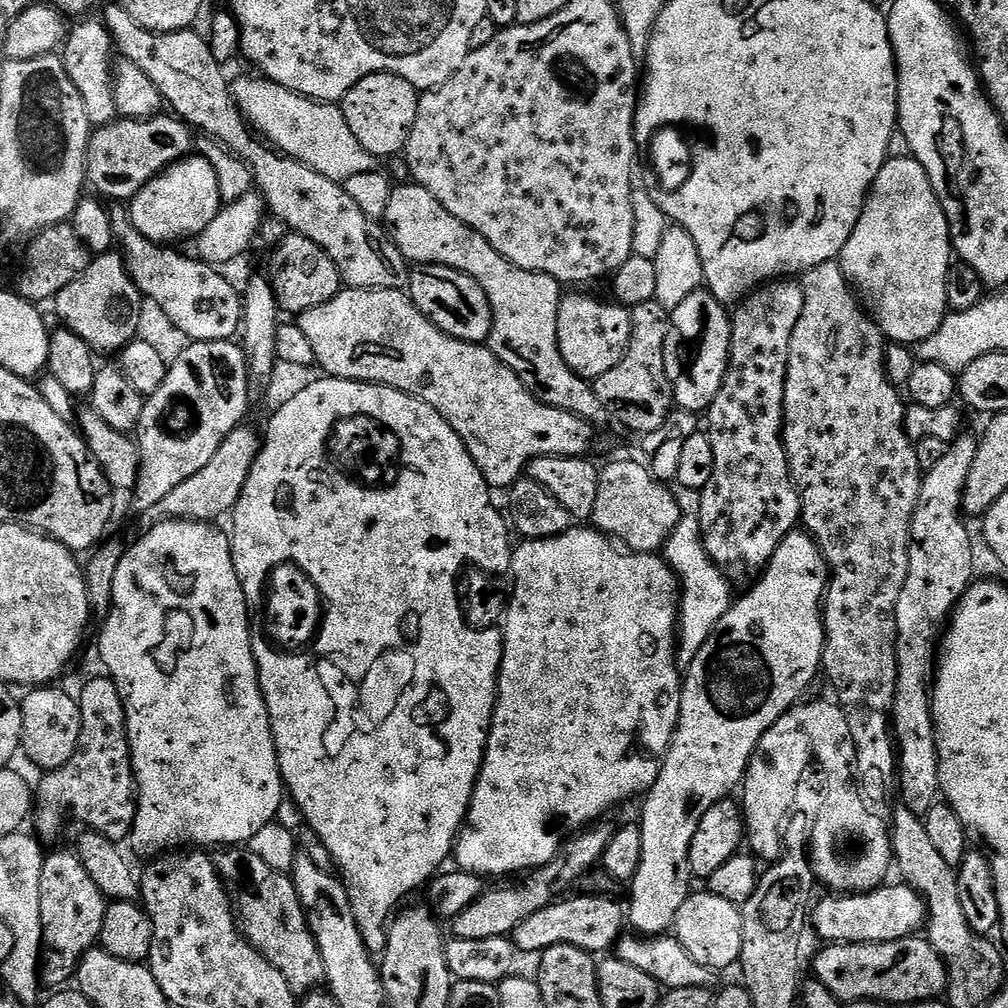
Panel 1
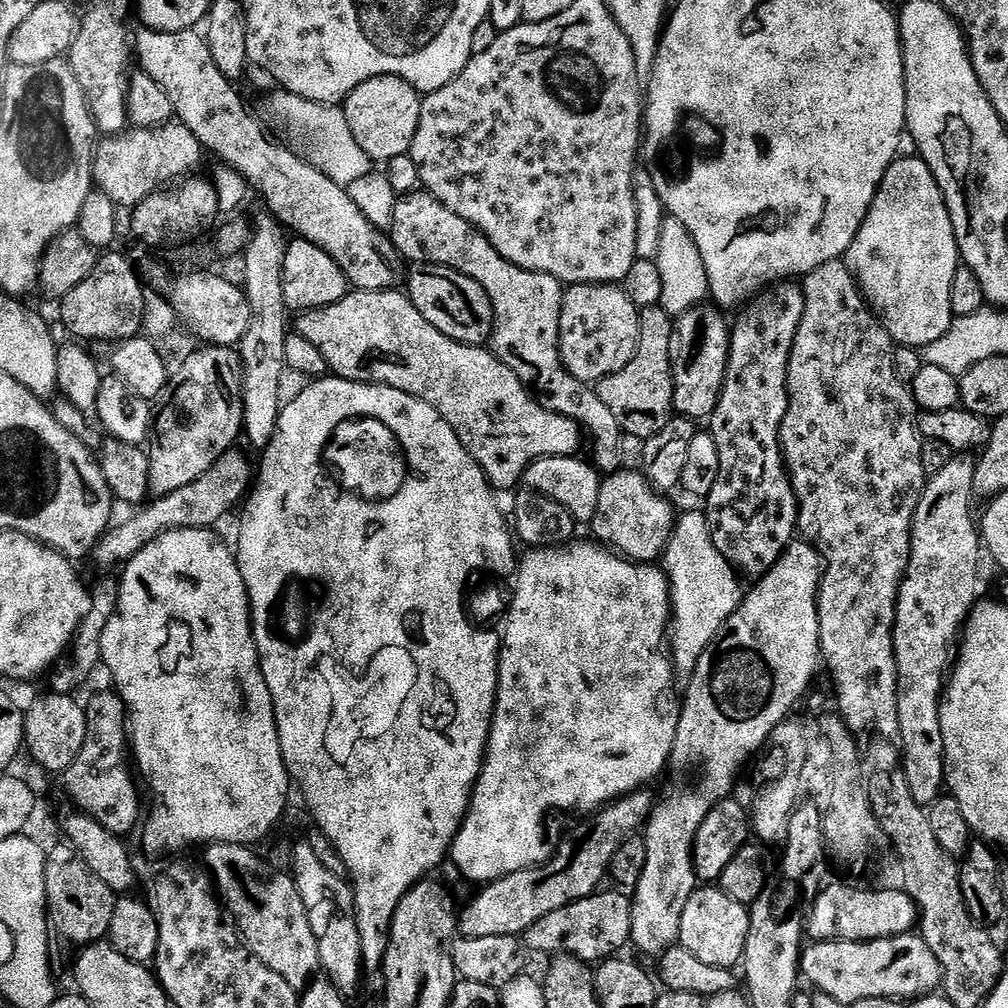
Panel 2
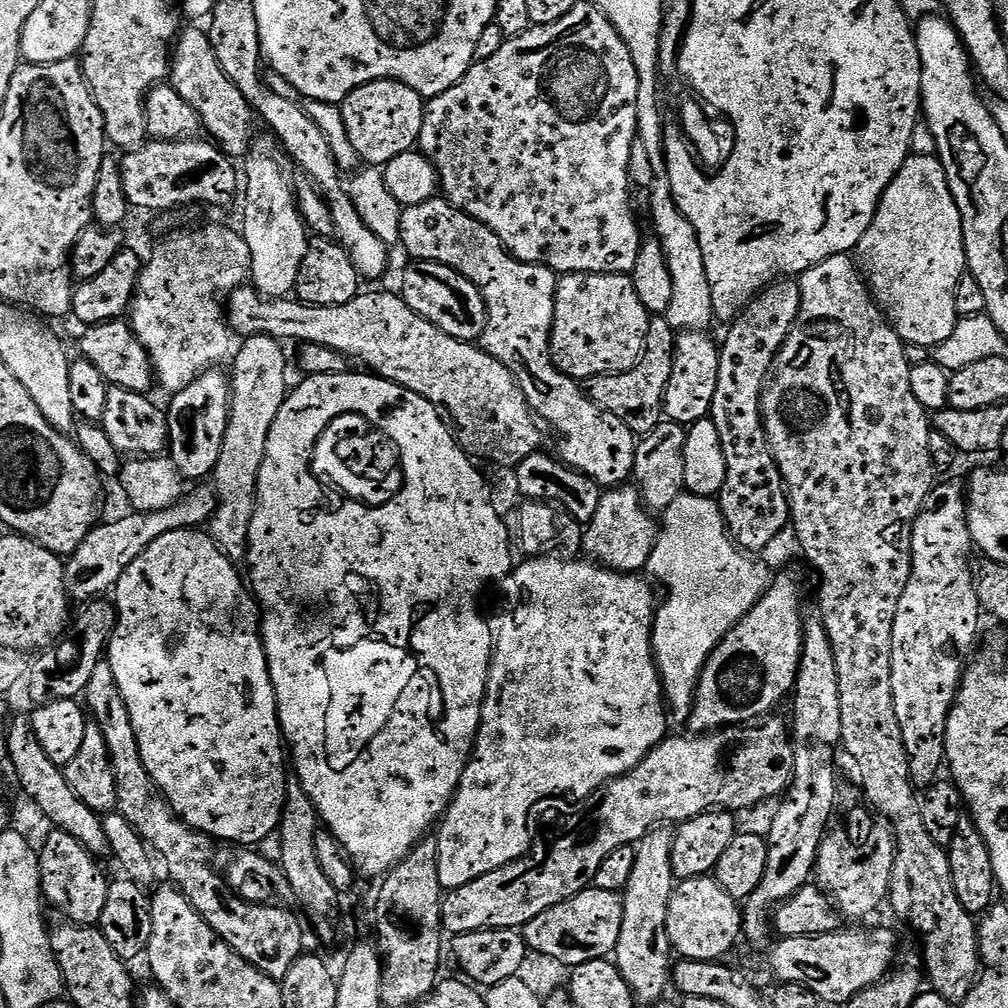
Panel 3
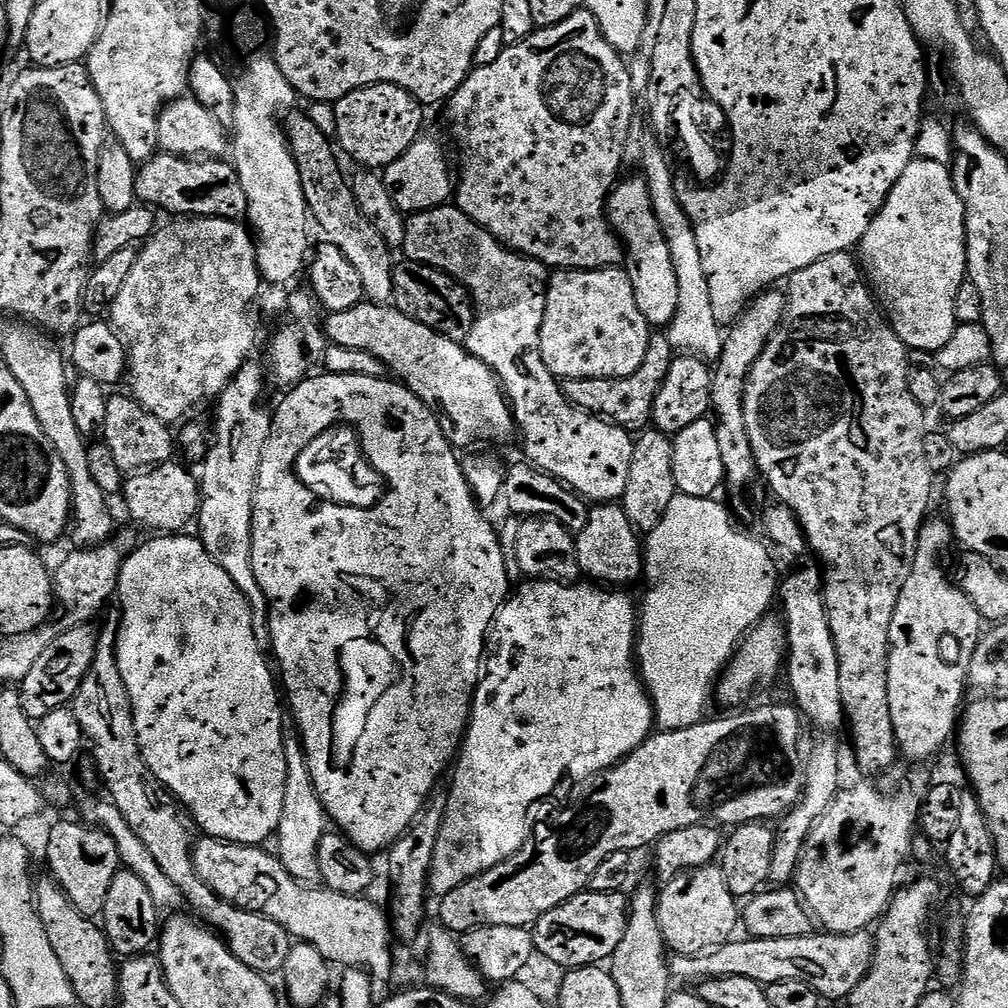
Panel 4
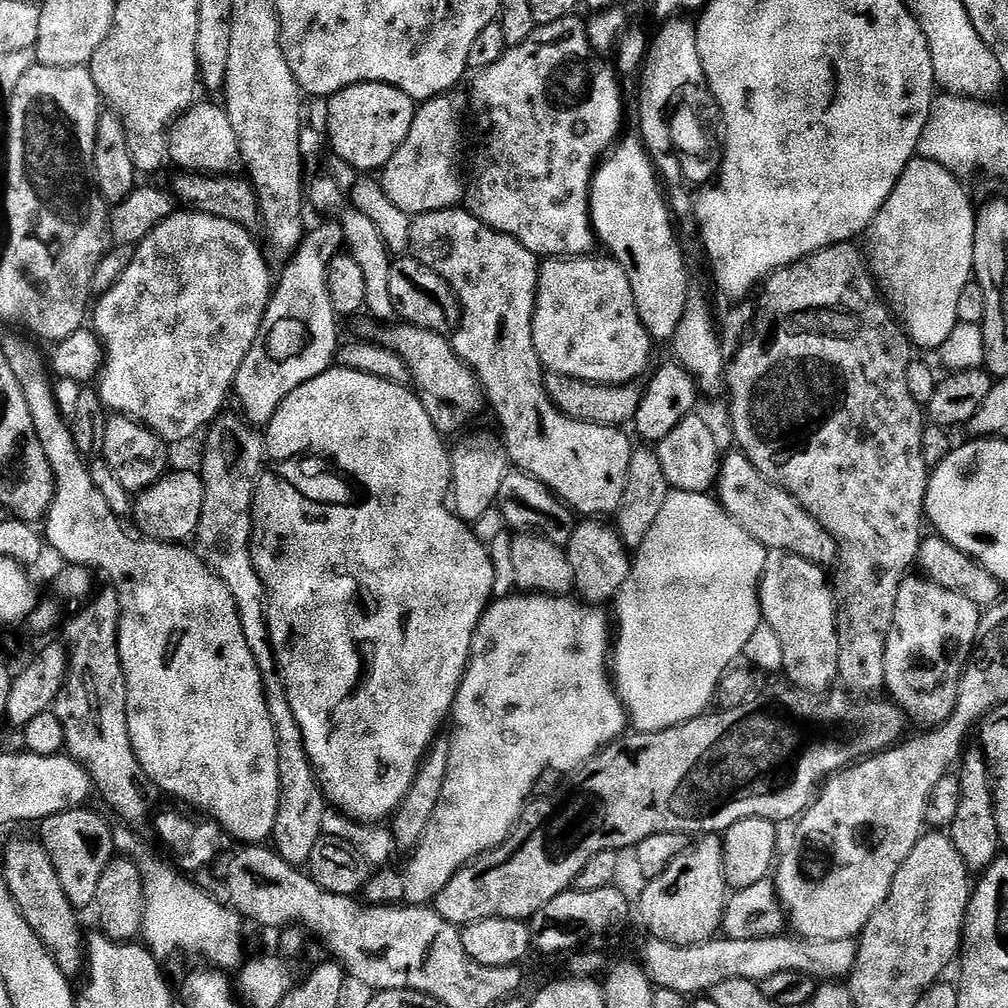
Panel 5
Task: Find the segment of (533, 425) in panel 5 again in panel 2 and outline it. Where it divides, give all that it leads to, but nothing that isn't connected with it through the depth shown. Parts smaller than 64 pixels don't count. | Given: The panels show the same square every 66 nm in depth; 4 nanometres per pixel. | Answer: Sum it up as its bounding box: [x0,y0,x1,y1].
[390,190,622,474]

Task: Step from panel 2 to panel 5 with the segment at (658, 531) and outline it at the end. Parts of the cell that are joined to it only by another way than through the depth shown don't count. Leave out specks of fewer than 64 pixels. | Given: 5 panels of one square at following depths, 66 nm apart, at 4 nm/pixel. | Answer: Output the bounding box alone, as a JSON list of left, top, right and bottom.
[566,523,634,606]

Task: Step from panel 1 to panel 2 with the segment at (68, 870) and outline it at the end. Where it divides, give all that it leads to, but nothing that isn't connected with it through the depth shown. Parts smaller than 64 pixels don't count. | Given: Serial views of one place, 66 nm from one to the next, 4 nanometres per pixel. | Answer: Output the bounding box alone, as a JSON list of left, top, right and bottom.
[45,842,114,946]

